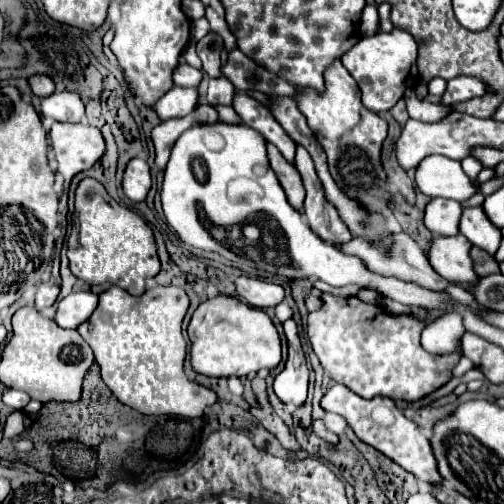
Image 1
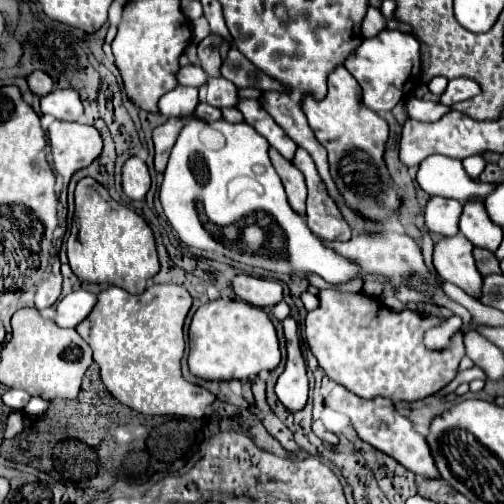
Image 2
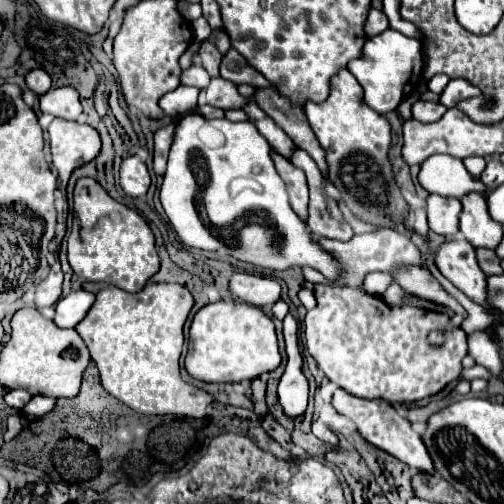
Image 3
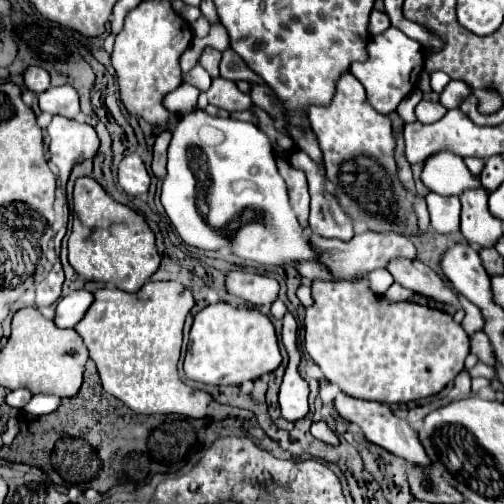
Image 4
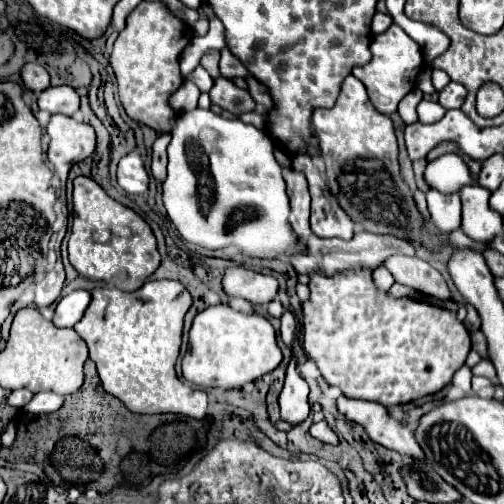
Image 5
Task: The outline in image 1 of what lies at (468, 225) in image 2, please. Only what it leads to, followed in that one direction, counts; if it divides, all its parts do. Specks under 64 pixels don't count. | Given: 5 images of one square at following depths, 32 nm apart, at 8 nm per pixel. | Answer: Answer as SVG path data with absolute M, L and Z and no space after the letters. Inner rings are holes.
M472 206L472 208L464 208L462 218L460 218L460 232L478 248L496 254L502 234L500 228L496 228L486 212L482 210L482 206Z

